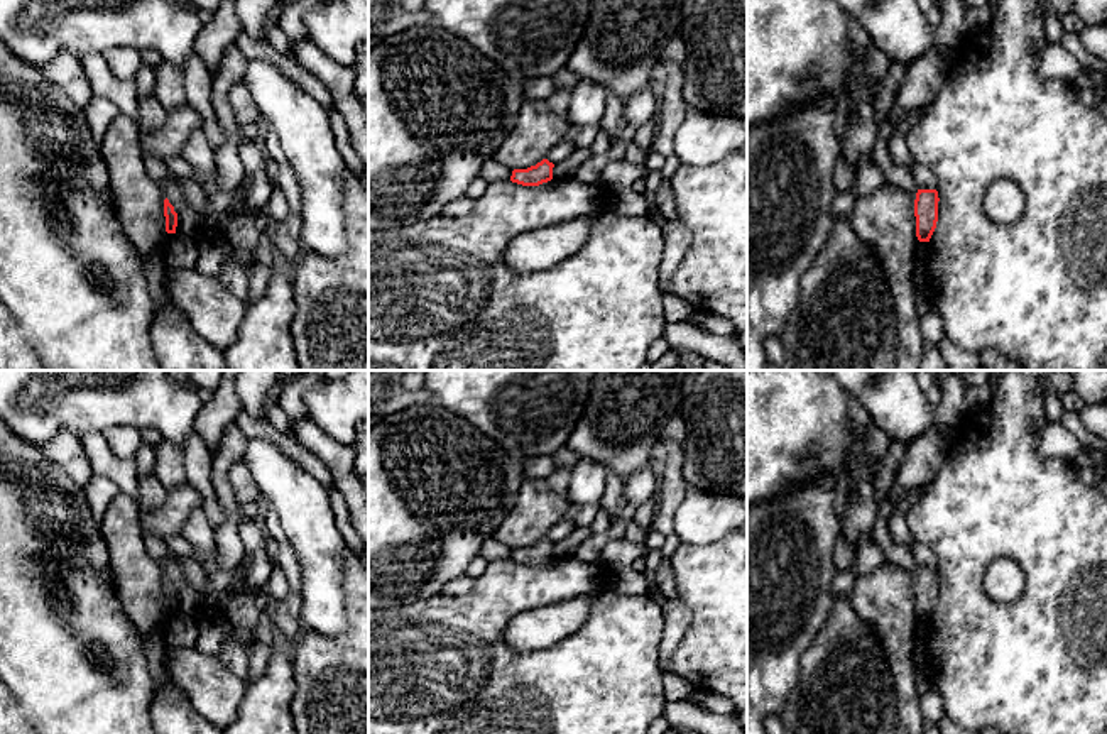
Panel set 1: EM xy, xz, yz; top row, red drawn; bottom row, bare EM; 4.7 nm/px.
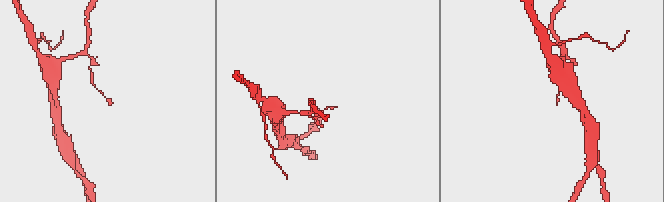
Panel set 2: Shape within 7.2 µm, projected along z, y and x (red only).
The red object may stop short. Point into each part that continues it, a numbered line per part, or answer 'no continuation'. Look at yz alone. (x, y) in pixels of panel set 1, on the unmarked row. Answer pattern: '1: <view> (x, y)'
no continuation

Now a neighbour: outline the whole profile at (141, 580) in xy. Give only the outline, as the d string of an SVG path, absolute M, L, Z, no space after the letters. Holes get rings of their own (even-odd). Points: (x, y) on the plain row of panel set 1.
M118 492L112 497L100 529L110 551L117 594L127 616L149 638L164 639L167 622L174 612L166 611L166 573L145 550L140 512L142 509L135 499Z

